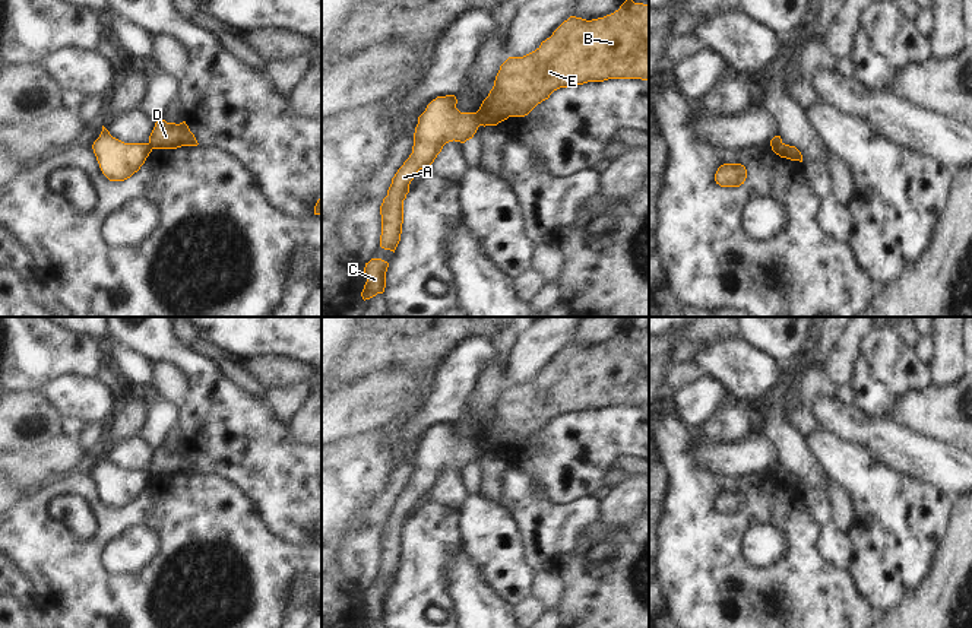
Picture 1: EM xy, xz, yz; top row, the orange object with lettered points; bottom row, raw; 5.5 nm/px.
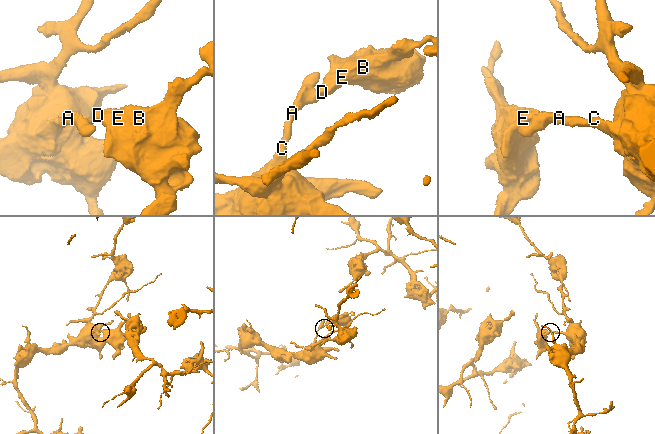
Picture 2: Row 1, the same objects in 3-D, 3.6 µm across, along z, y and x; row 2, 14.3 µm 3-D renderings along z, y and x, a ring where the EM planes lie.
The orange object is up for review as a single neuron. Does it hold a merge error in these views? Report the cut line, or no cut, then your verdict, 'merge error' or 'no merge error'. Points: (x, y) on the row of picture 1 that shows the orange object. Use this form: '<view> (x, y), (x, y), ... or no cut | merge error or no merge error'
xz (475, 113), (481, 124) | merge error

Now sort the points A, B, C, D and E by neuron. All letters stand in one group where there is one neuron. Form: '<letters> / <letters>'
A C / B D E

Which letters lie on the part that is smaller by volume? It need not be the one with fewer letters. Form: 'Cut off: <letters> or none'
Cut off: B, D, E

